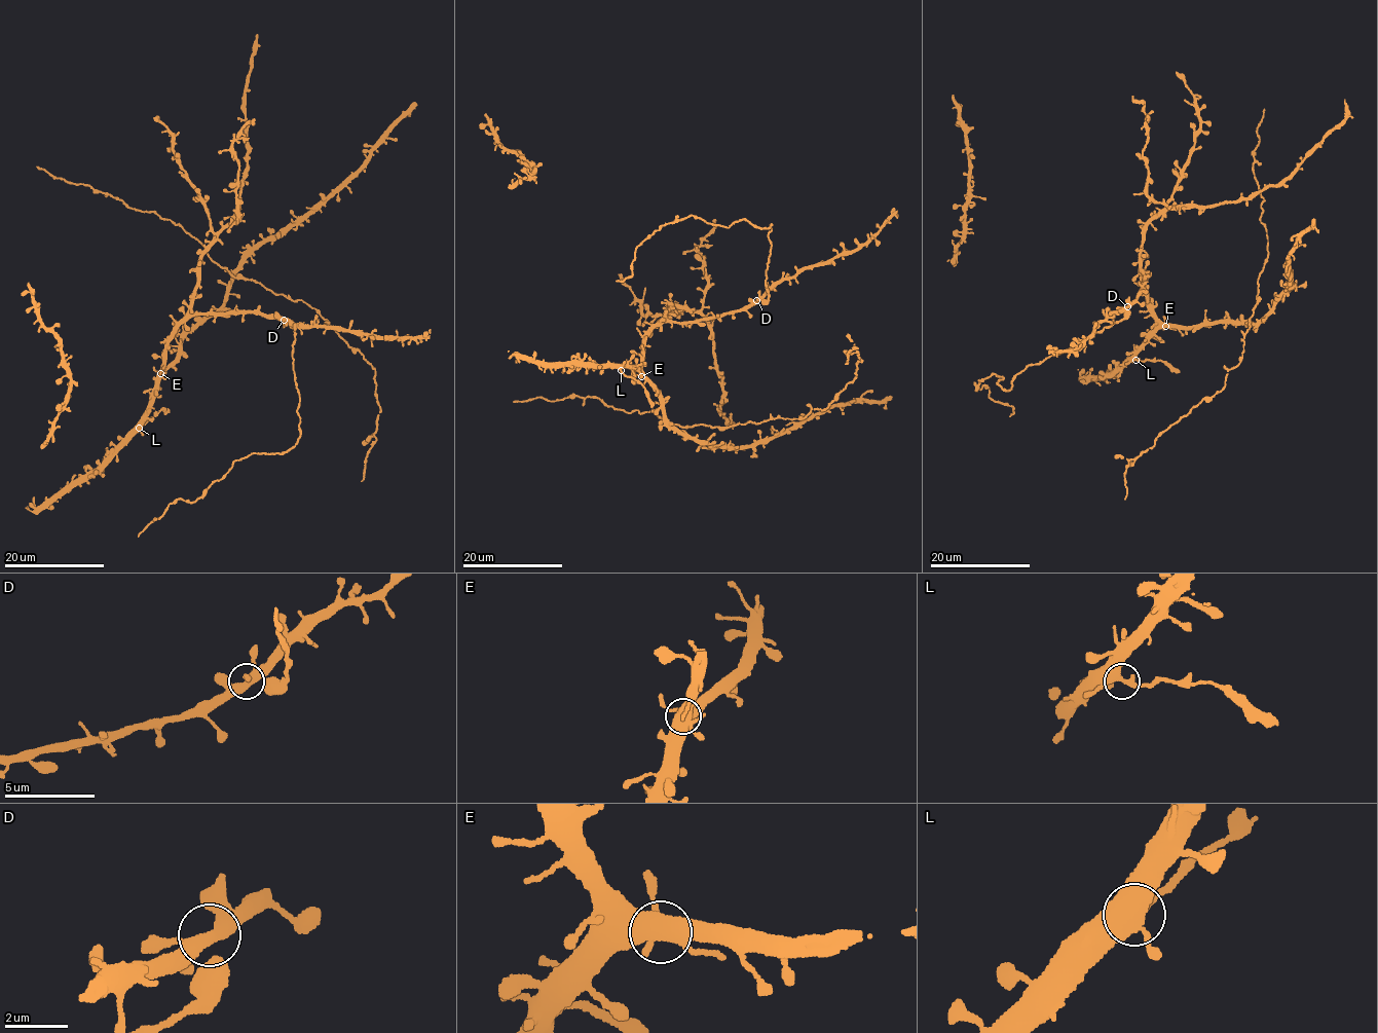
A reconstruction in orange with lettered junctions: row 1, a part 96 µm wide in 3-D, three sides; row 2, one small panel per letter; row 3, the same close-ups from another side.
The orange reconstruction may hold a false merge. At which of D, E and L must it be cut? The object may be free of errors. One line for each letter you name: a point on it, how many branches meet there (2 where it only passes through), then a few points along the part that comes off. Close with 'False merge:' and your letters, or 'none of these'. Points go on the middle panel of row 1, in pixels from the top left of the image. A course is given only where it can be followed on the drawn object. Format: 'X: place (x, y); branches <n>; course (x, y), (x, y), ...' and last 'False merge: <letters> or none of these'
L: place (621, 370); branches 3; course (622, 370), (643, 385), (653, 407)
False merge: L

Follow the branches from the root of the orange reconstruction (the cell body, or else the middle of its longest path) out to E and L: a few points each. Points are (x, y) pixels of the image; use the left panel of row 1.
E: (283, 318), (253, 312), (194, 314), (178, 328), (169, 341), (166, 361), (160, 373)
L: (283, 318), (253, 312), (190, 316), (169, 341), (158, 388), (139, 429)

